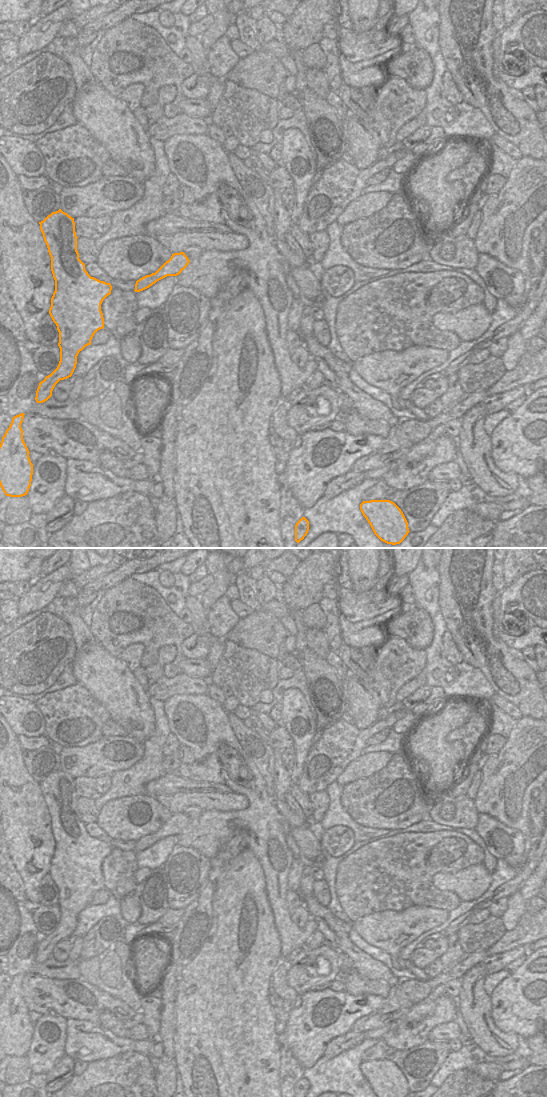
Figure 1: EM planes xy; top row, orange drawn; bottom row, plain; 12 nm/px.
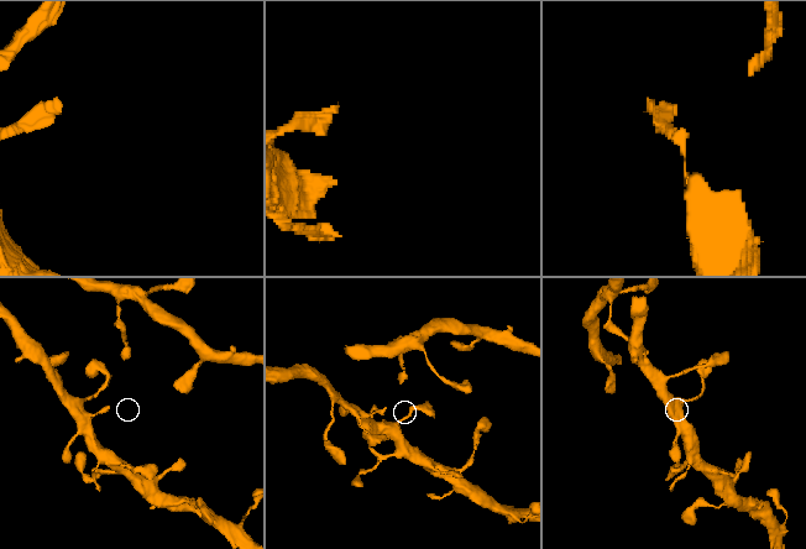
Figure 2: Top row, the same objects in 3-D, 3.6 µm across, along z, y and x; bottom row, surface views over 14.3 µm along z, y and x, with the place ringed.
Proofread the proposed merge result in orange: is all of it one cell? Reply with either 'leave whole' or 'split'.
leave whole

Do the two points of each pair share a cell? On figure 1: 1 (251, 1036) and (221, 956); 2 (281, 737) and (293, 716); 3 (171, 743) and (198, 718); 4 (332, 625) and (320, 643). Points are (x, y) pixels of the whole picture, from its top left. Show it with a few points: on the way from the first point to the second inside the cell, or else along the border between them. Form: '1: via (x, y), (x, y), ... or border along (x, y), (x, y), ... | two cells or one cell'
1: via (231, 1016), (225, 1010), (225, 976) | one cell
2: border along (279, 723), (291, 737), (293, 746) | two cells
3: border along (171, 731), (181, 744) | two cells
4: border along (323, 629), (329, 649) | two cells

